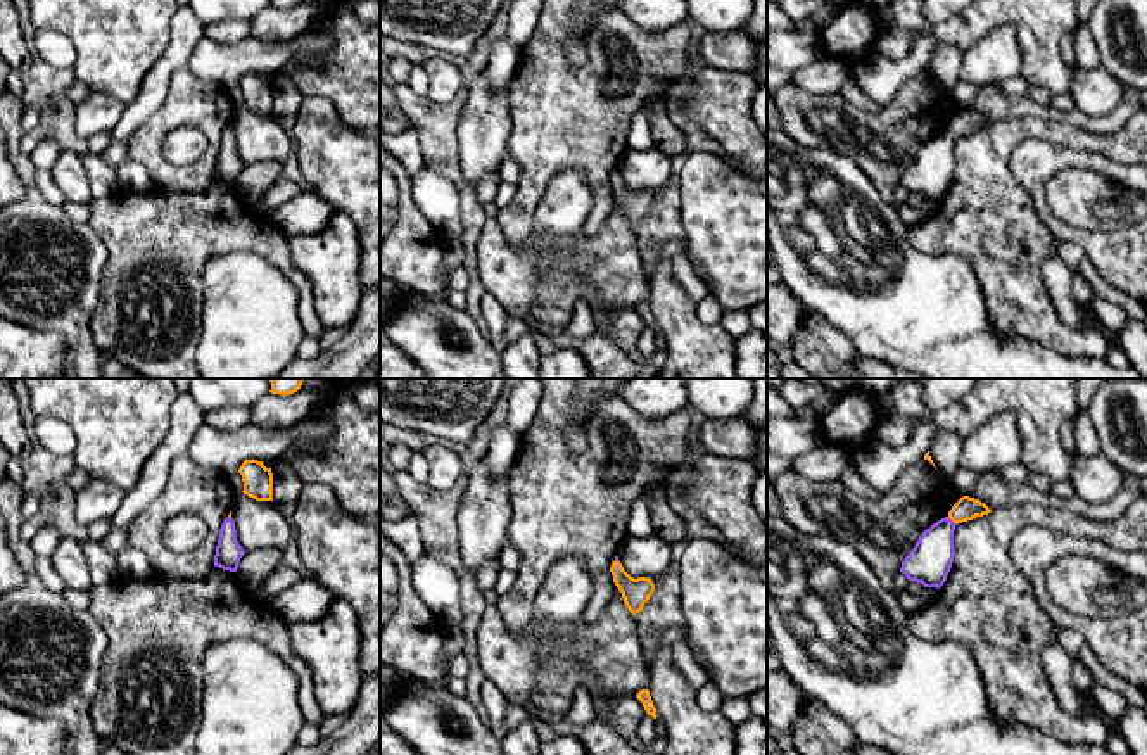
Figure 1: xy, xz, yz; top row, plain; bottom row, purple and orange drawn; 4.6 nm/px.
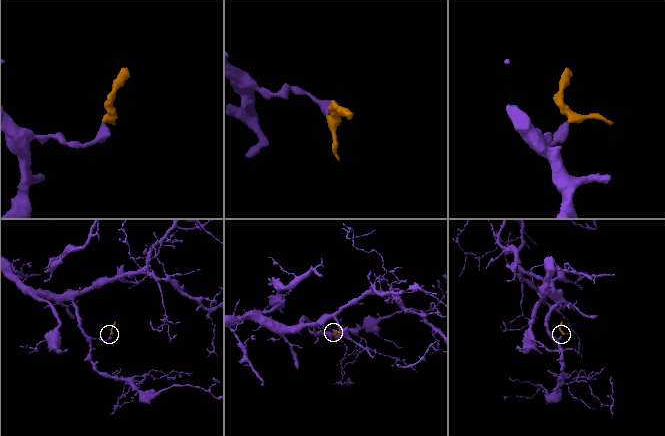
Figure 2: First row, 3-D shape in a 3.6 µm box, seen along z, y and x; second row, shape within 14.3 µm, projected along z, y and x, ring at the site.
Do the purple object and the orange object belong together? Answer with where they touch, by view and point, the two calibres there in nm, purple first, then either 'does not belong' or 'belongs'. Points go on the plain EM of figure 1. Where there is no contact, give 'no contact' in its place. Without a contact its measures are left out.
meets purple in yz at (950, 133); 200 nm thick on the purple side, 110 nm on the other; belongs

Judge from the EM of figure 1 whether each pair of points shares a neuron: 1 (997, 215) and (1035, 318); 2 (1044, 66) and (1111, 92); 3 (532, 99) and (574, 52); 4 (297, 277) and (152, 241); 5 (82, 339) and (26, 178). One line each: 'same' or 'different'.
1: same
2: different
3: different
4: same
5: same

